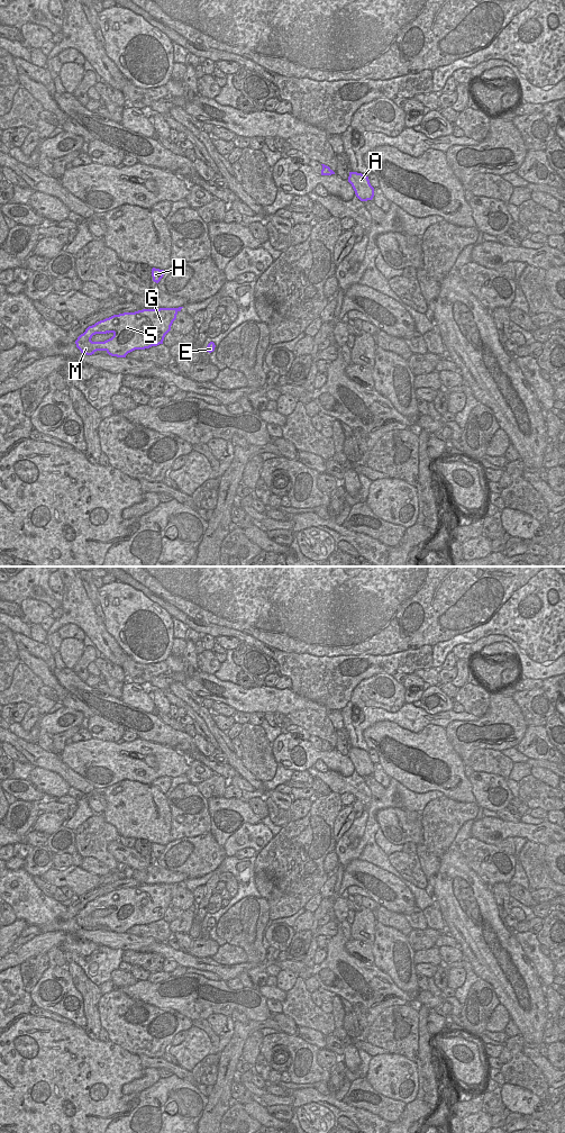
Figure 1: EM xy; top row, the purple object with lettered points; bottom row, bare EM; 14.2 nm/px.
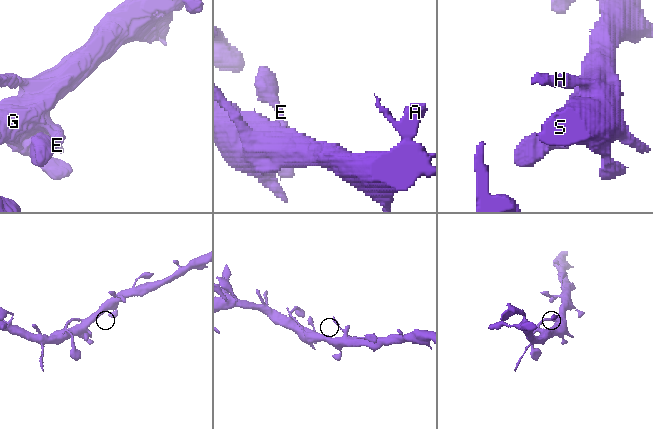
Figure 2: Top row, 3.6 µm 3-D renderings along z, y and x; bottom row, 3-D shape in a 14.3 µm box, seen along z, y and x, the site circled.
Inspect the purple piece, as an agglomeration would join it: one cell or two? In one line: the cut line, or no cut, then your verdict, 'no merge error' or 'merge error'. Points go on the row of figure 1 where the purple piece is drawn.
no cut | no merge error

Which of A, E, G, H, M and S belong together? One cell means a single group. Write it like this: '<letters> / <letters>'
A E G H M S

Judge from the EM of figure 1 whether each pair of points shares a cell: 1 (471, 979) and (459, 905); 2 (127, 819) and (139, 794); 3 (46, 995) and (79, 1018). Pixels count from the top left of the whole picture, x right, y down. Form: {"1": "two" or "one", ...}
{"1": "two", "2": "one", "3": "one"}

